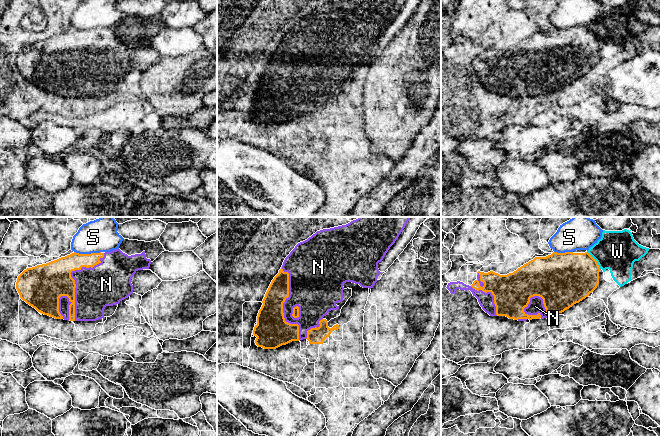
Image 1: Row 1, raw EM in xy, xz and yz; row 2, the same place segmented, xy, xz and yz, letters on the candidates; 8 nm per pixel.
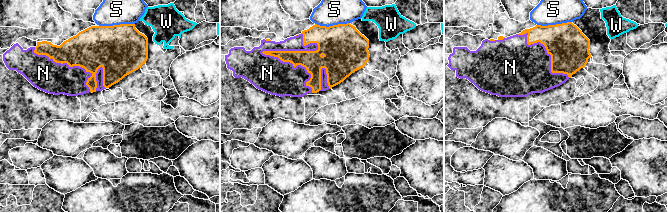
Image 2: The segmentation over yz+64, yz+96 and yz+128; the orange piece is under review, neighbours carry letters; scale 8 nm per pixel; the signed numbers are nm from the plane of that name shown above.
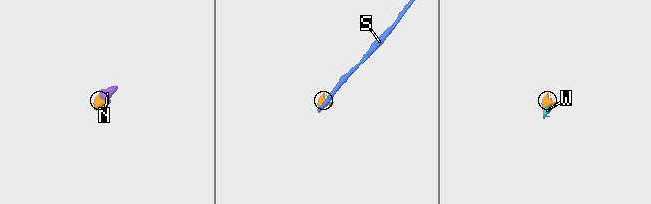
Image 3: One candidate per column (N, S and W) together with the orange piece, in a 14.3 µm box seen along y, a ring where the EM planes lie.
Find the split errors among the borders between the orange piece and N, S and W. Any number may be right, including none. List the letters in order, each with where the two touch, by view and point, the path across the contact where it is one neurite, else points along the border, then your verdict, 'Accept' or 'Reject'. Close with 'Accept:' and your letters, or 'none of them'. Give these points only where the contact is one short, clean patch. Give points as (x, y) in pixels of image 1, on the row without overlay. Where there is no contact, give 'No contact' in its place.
N: Touches orange at xy (71, 53). Accept
S: Touches orange at xy (87, 30). Reject
W: Touches orange at yz (595, 36). Boundary: yz (587, 27), (600, 44). Reject
Accept: N

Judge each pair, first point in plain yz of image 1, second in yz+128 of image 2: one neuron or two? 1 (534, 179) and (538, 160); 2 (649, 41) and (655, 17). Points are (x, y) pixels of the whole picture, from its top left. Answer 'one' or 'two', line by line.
1: two
2: two

